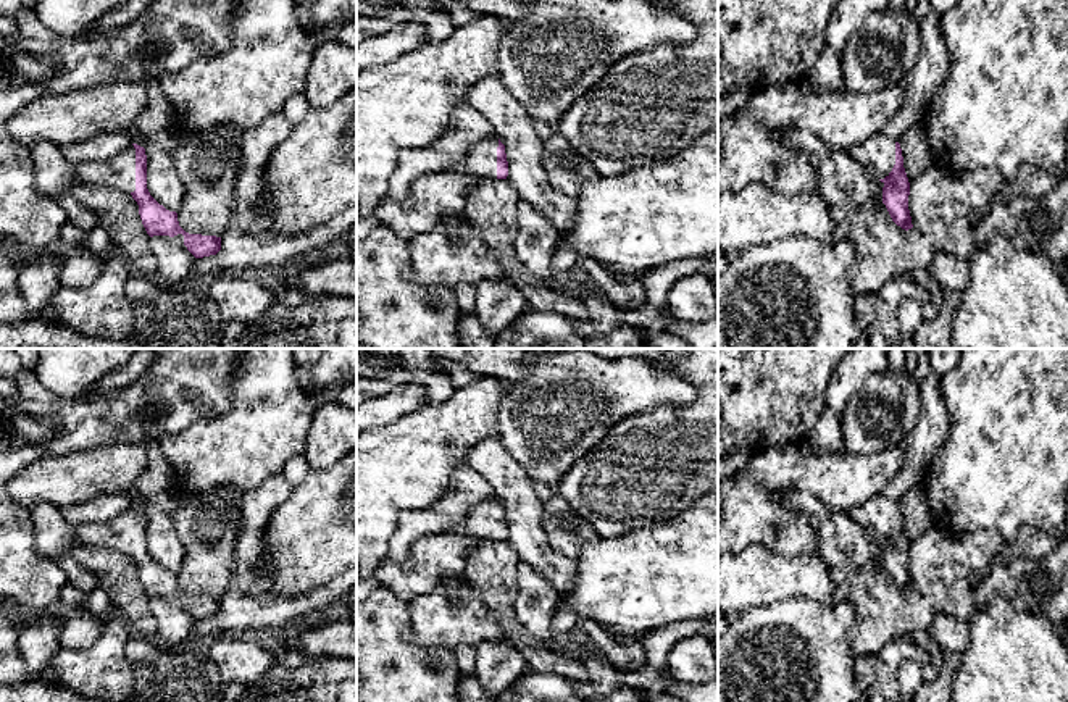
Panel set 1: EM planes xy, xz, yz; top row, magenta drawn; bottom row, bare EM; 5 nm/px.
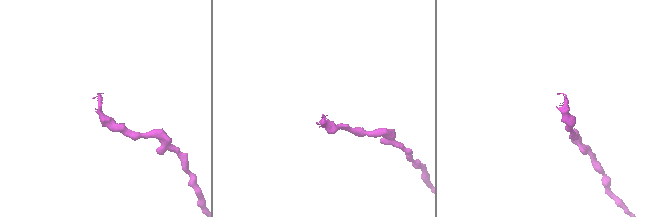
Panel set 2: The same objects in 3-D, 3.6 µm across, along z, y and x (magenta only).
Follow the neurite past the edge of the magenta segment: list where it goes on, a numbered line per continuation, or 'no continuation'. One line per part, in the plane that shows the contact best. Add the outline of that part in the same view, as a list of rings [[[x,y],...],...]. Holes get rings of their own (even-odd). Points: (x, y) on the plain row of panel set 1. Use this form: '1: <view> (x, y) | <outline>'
1: xy (118, 533) | [[[131,504],[129,508],[118,516],[74,528],[73,536],[77,542],[131,555],[136,552],[136,510]]]

